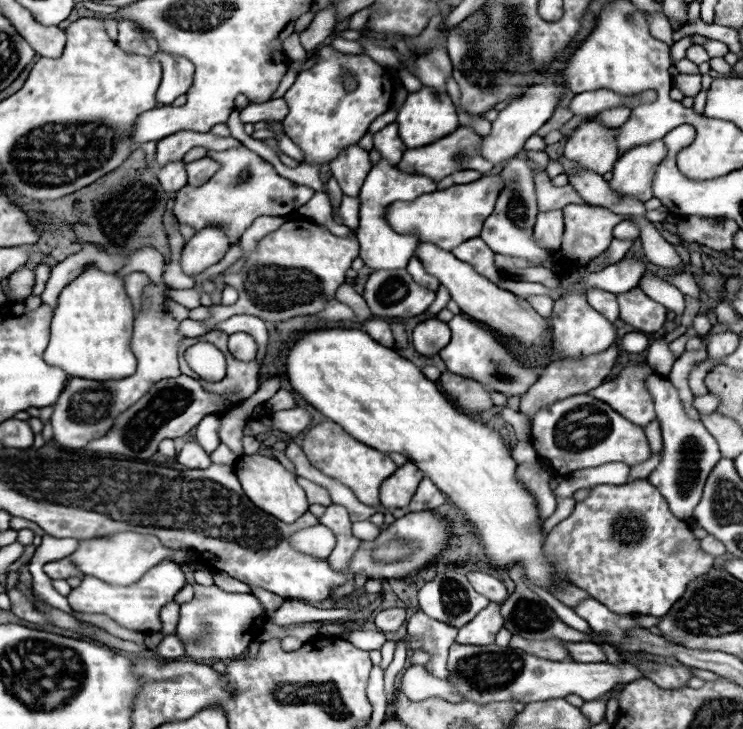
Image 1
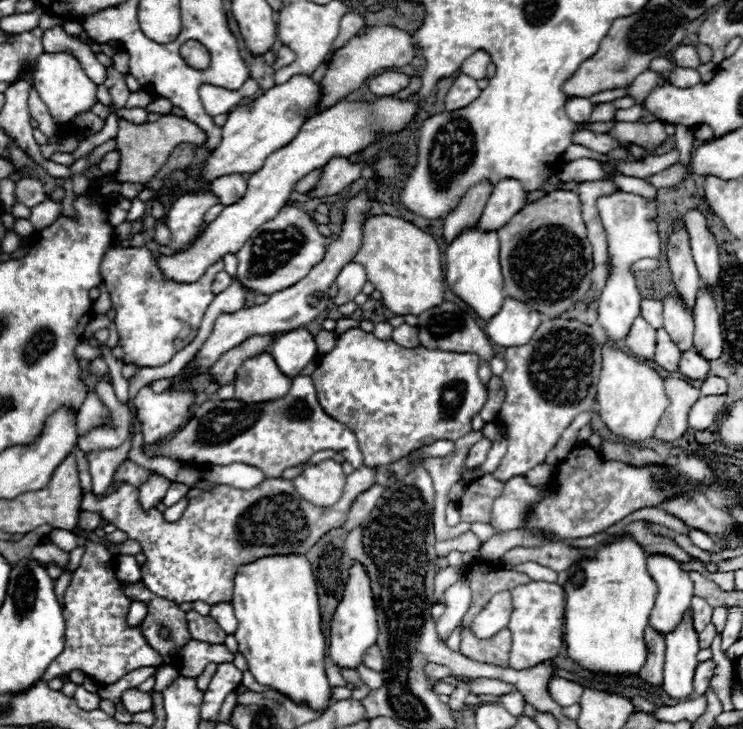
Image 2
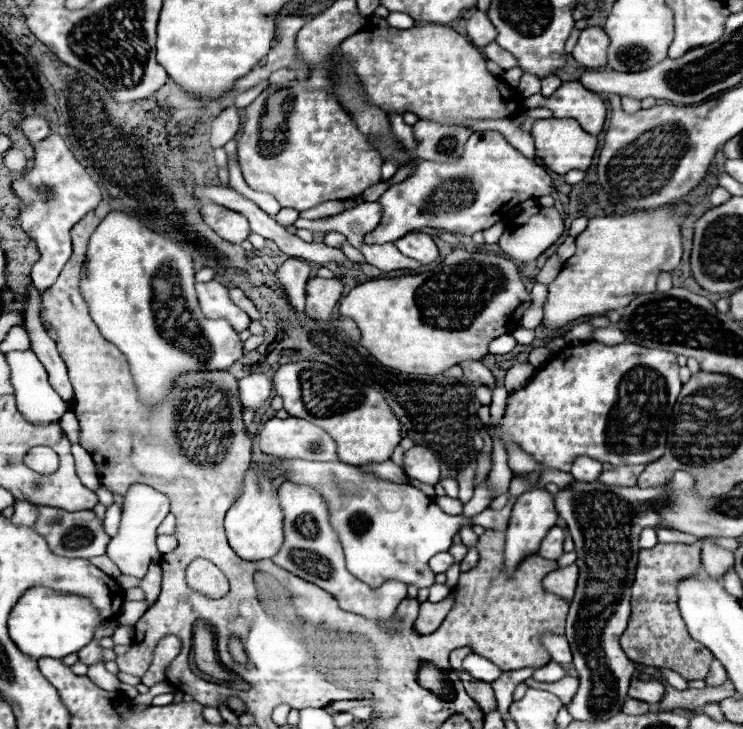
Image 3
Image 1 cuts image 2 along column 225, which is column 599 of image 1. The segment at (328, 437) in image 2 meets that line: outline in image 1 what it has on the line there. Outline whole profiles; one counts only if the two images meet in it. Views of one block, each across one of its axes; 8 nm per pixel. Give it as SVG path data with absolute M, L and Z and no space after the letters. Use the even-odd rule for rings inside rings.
M588 394L570 396L540 410L532 420L532 446L538 458L544 458L558 476L608 462L626 462L632 466L650 458L644 430L616 414L606 402Z

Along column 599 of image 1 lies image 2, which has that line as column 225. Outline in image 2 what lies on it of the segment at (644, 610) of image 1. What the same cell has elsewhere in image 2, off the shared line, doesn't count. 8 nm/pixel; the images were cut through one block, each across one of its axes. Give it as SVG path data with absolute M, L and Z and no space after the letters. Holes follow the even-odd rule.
M360 466L358 470L348 474L340 500L330 508L320 508L320 506L306 502L294 490L292 482L284 480L284 478L270 478L250 490L216 486L214 492L202 492L200 496L192 498L188 502L184 516L178 522L166 522L162 512L158 512L156 508L142 510L138 506L138 488L134 488L126 482L102 498L96 498L92 492L84 494L80 508L100 514L104 522L114 524L116 528L126 532L130 540L140 542L142 552L146 556L146 562L142 564L142 582L146 584L146 588L154 590L154 594L158 594L162 598L170 598L176 604L202 600L206 604L214 606L218 602L232 600L232 584L234 584L234 574L236 574L238 566L252 562L256 558L262 558L262 556L272 556L272 554L306 554L308 548L312 548L328 530L342 526L348 520L348 512L350 512L350 506L354 504L354 500L362 492L366 492L370 486L374 486L374 476L378 470L382 470L382 468Z

